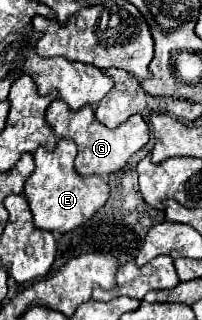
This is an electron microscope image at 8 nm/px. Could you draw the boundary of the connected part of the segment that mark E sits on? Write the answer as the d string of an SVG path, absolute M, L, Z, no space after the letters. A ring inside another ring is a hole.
M60 138L54 150L38 148L34 152L36 160L36 170L30 174L30 178L24 184L24 196L30 202L32 214L34 214L34 224L42 230L58 230L58 232L70 232L90 220L96 210L100 210L108 196L108 184L102 176L80 176L74 168L74 158L76 158L76 144L70 138Z

